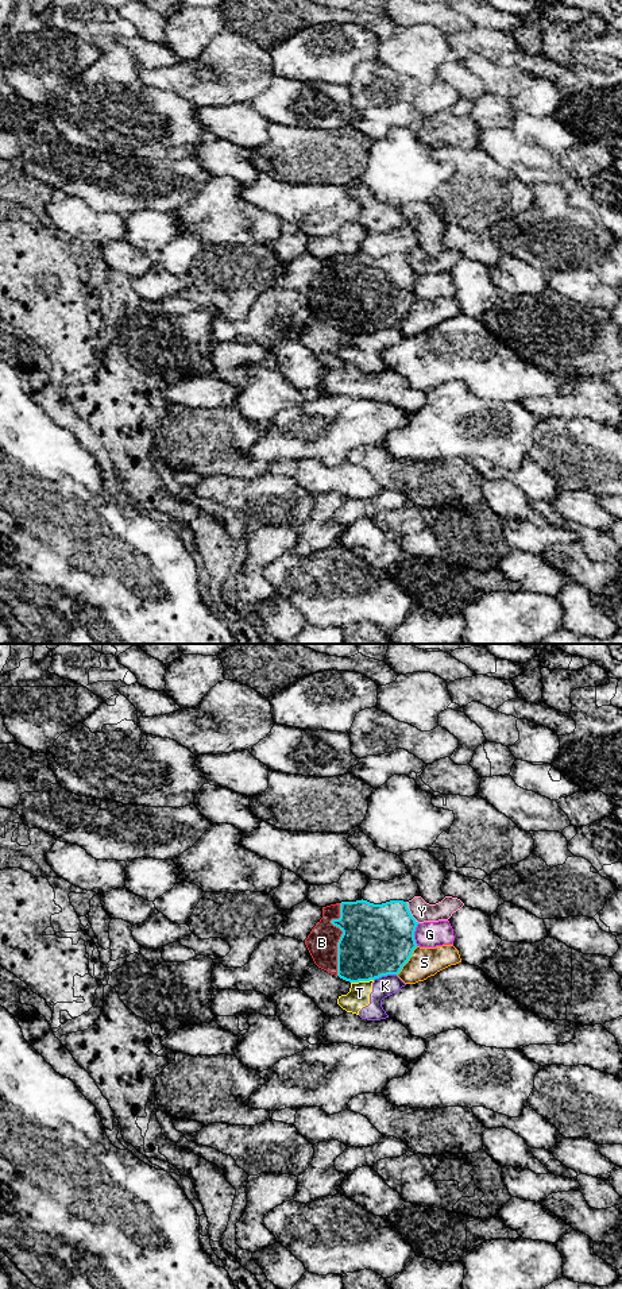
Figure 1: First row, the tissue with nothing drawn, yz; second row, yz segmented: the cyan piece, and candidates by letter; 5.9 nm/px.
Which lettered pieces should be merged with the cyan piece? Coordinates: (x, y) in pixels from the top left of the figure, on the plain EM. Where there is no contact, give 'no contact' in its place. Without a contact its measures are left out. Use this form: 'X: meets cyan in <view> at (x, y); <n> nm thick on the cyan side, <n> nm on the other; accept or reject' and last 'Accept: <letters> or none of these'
B: meets cyan in yz at (340, 289); 420 nm thick on the cyan side, 180 nm on the other; accept
G: meets cyan in yz at (413, 286); 420 nm thick on the cyan side, 160 nm on the other; reject
K: meets cyan in yz at (385, 327); 420 nm thick on the cyan side, 120 nm on the other; reject
S: meets cyan in yz at (408, 312); 420 nm thick on the cyan side, 180 nm on the other; reject
T: meets cyan in yz at (362, 332); 420 nm thick on the cyan side, 130 nm on the other; reject
Y: meets cyan in yz at (409, 265); 420 nm thick on the cyan side, 120 nm on the other; reject
Accept: B

